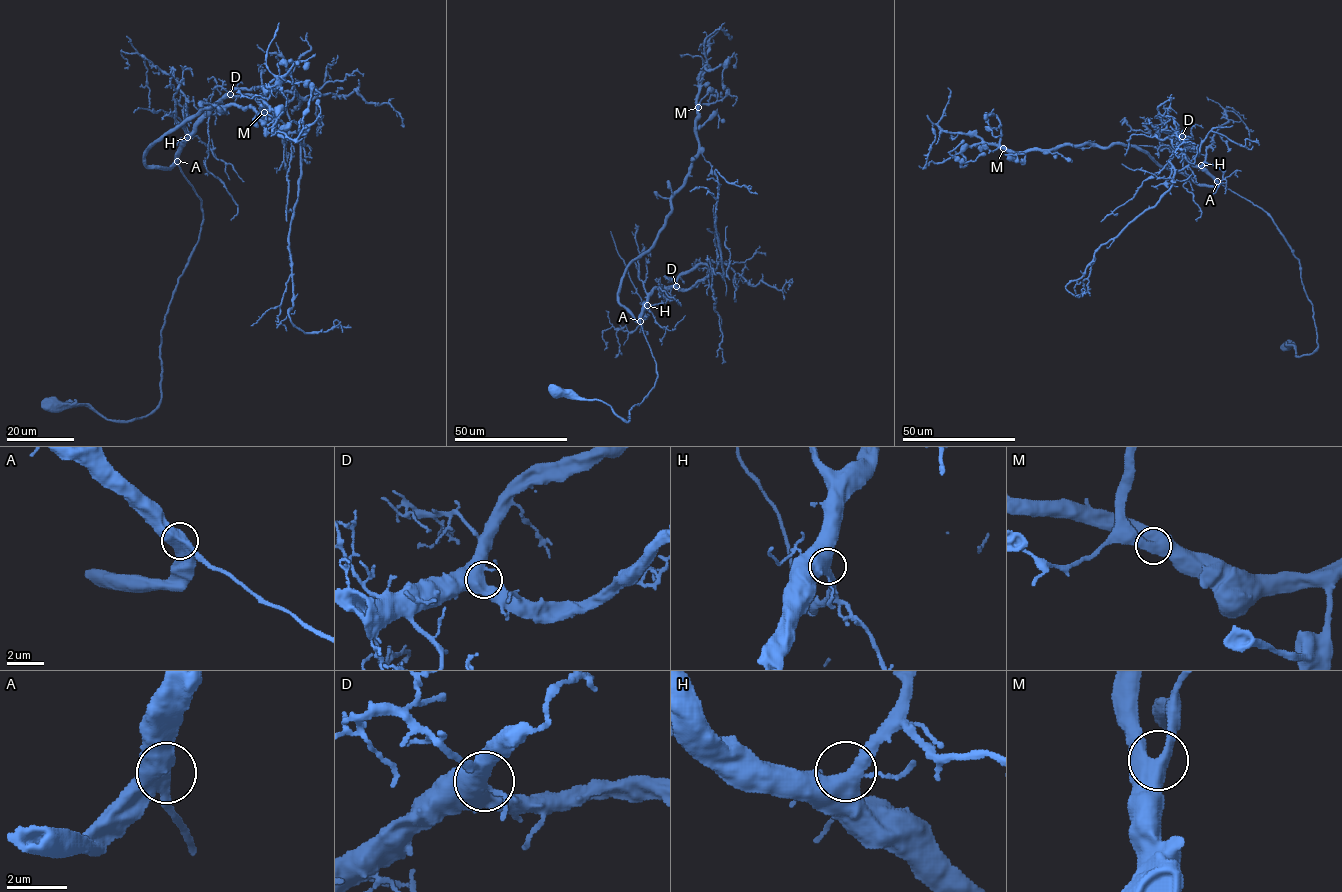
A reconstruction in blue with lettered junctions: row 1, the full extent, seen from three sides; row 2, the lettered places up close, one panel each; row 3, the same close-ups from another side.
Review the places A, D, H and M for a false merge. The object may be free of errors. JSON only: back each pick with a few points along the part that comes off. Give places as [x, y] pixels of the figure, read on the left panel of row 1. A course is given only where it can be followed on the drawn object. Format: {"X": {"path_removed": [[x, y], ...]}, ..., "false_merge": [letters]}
{"false_merge": []}

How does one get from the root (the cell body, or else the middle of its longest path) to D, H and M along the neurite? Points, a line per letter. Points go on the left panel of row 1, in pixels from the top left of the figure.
D: (54, 403), (90, 404), (119, 421), (158, 405), (160, 331), (203, 220), (178, 154), (230, 94)
H: (54, 403), (90, 404), (119, 421), (158, 405), (160, 331), (203, 220), (178, 165), (187, 137)
M: (54, 403), (156, 408), (203, 210), (144, 153), (202, 109), (264, 112)

